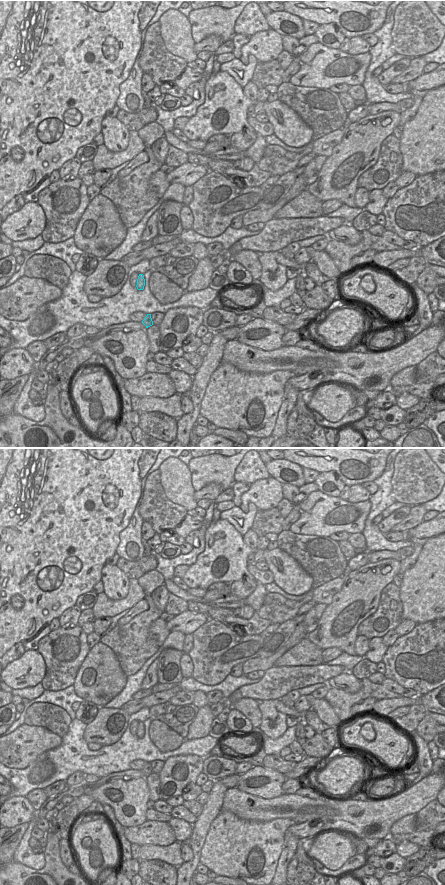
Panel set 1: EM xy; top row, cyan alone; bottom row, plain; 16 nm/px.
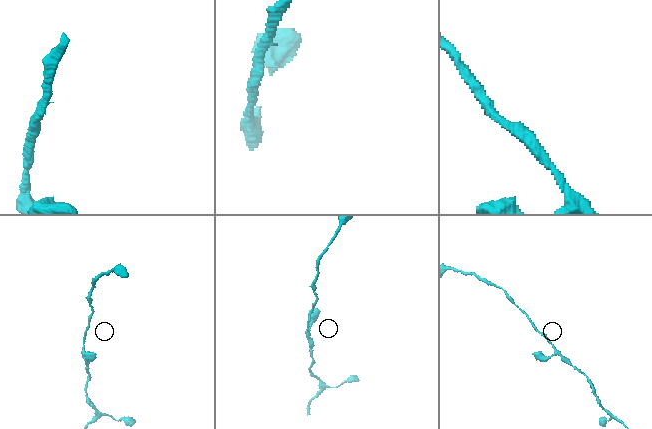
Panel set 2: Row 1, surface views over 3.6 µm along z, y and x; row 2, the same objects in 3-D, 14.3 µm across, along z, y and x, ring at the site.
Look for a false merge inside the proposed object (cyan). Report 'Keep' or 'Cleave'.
Keep.

